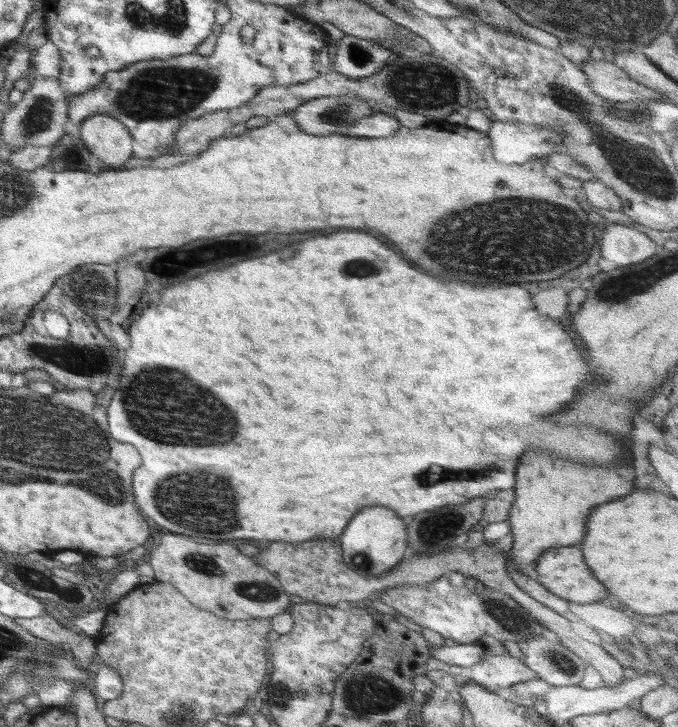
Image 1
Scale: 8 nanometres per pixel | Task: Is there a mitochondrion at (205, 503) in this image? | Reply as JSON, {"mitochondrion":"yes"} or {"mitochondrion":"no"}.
{"mitochondrion":"yes"}

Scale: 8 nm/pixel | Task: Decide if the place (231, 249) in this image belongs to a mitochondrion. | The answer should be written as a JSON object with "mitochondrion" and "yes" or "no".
{"mitochondrion":"no"}

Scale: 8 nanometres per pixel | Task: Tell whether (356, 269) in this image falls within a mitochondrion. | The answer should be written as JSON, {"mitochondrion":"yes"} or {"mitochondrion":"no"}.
{"mitochondrion":"yes"}

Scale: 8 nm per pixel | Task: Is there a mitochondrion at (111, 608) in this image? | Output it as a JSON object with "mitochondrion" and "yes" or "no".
{"mitochondrion":"no"}

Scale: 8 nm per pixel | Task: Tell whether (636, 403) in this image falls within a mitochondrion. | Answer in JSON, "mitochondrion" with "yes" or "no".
{"mitochondrion":"no"}

